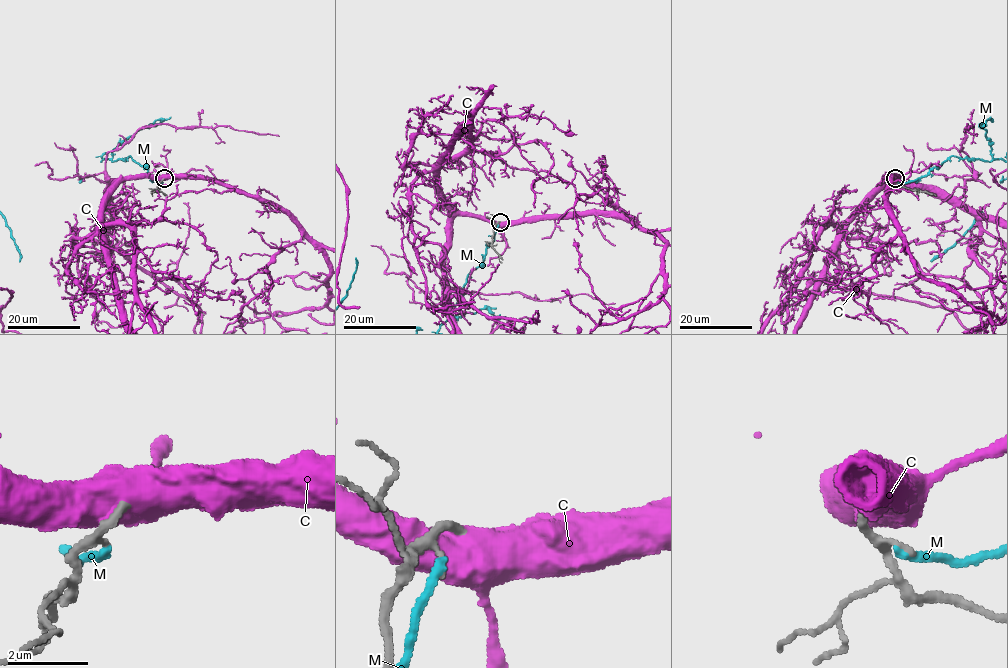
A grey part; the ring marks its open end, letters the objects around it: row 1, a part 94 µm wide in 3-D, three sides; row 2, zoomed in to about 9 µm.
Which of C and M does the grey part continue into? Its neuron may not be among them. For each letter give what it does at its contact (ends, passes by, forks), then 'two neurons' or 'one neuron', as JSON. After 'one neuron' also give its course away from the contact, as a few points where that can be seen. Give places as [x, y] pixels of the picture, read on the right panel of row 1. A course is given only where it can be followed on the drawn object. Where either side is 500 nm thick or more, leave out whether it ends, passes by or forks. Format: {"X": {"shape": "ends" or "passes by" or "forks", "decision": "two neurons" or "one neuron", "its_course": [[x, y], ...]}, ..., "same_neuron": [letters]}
{"C": {"decision": "one neuron"}, "M": {"shape": "ends", "decision": "two neurons"}, "same_neuron": ["C"]}

